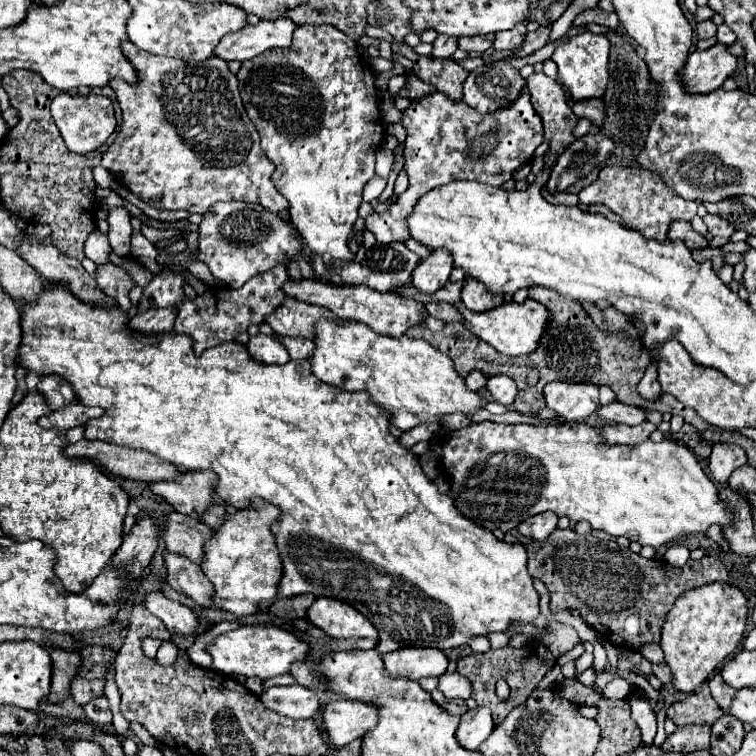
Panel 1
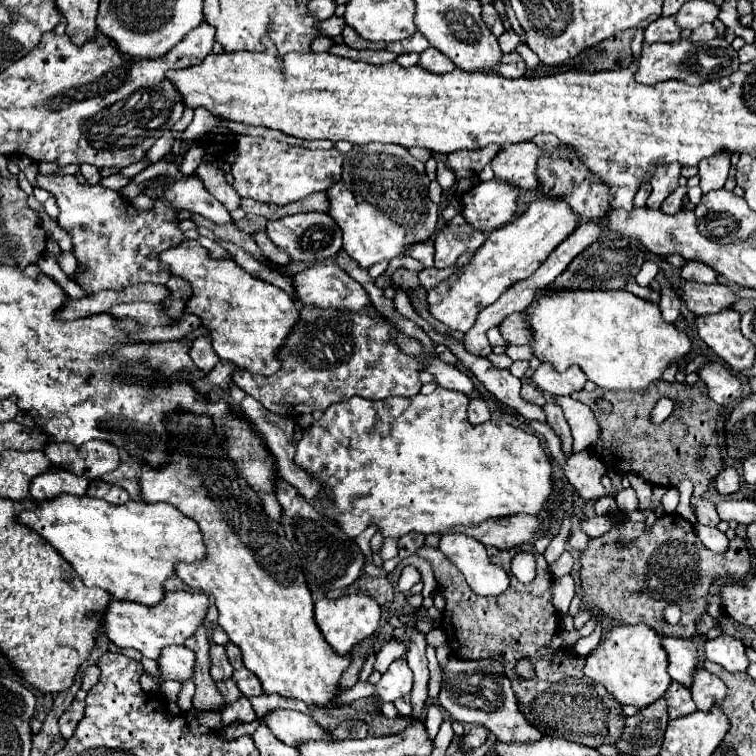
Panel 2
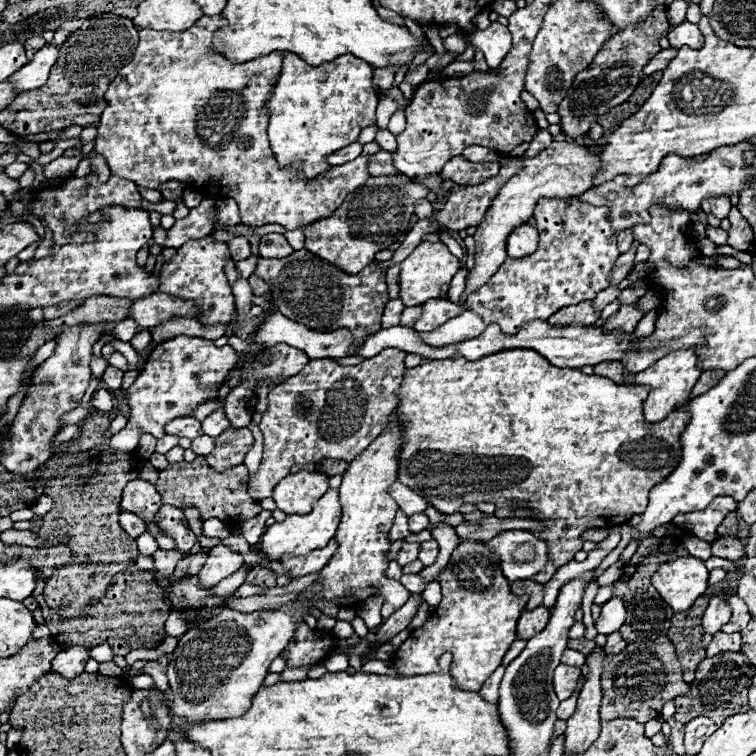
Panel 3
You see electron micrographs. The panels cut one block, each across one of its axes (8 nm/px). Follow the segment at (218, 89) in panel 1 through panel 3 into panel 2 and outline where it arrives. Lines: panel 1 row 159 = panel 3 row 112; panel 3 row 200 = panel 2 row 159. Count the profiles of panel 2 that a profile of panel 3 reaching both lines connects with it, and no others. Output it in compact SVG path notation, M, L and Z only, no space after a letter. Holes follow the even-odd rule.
M240 136L234 144L230 144L230 148L236 152L236 162L232 164L232 188L240 194L240 198L252 198L256 202L284 206L302 200L312 192L324 192L330 186L334 186L342 172L344 154L336 148L304 150L300 146L290 146L286 142L254 136Z

